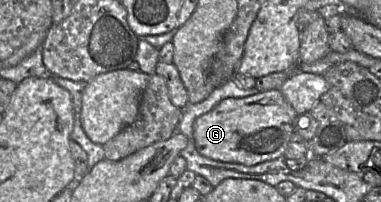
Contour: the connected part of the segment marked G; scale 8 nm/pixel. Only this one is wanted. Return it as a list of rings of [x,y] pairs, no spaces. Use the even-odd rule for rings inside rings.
[[[279,89],[244,98],[226,98],[194,121],[197,151],[210,159],[254,166],[284,157],[298,114]]]

